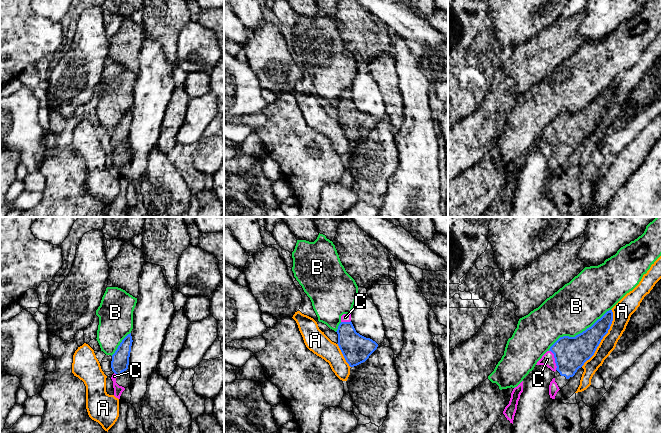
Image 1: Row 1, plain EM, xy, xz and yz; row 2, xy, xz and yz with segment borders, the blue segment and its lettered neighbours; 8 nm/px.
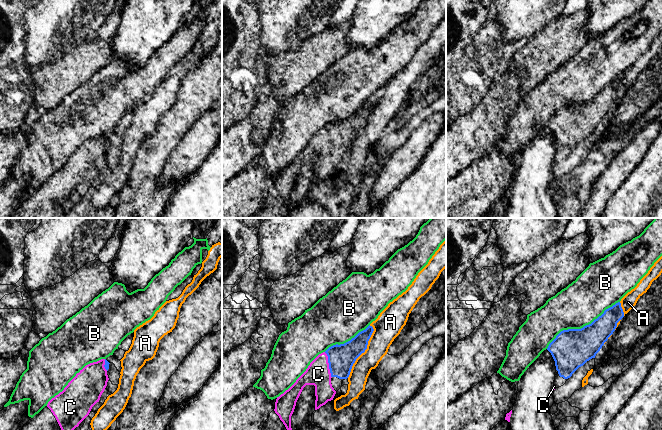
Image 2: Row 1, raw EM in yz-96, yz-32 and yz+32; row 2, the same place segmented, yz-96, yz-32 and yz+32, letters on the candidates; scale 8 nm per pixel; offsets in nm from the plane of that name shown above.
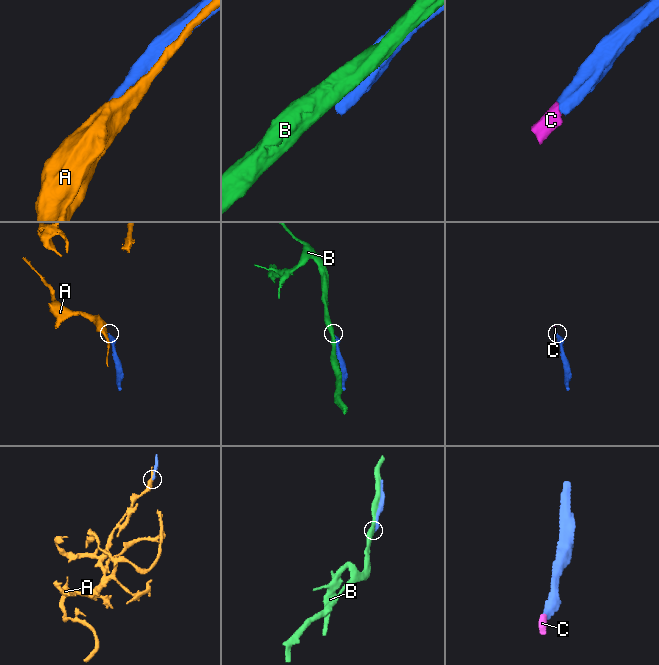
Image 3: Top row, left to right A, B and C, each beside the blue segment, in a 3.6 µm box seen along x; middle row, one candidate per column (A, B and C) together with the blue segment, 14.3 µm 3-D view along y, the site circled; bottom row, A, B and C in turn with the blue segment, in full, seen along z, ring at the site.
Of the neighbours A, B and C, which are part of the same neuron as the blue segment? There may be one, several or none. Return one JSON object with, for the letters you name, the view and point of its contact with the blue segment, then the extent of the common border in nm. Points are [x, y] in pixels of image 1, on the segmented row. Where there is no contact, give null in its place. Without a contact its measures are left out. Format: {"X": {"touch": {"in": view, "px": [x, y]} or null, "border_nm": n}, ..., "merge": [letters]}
{"C": {"touch": {"in": "yz", "px": [555, 360]}, "border_nm": 170}, "merge": ["C"]}

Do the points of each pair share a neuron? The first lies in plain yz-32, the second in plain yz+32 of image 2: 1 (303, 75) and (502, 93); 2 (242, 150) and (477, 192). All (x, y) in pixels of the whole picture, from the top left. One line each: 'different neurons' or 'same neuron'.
1: different neurons
2: different neurons

